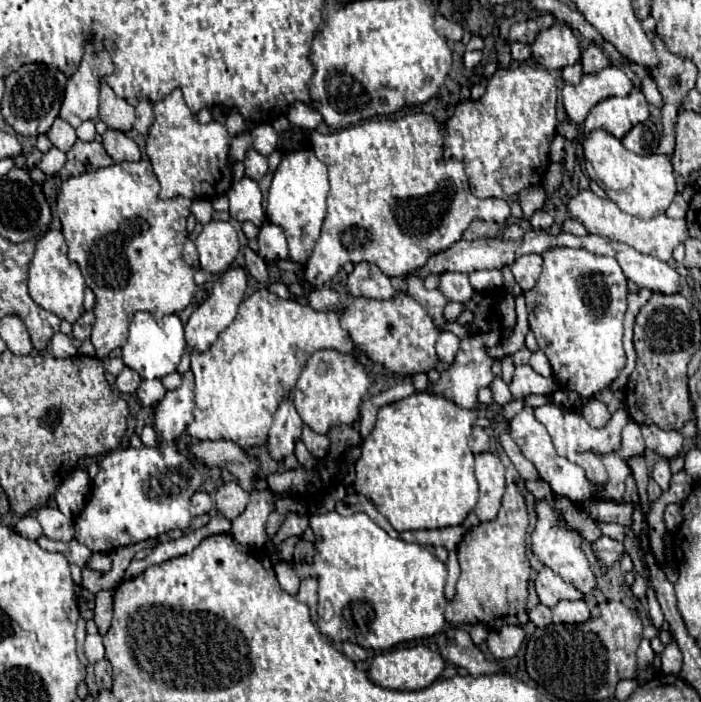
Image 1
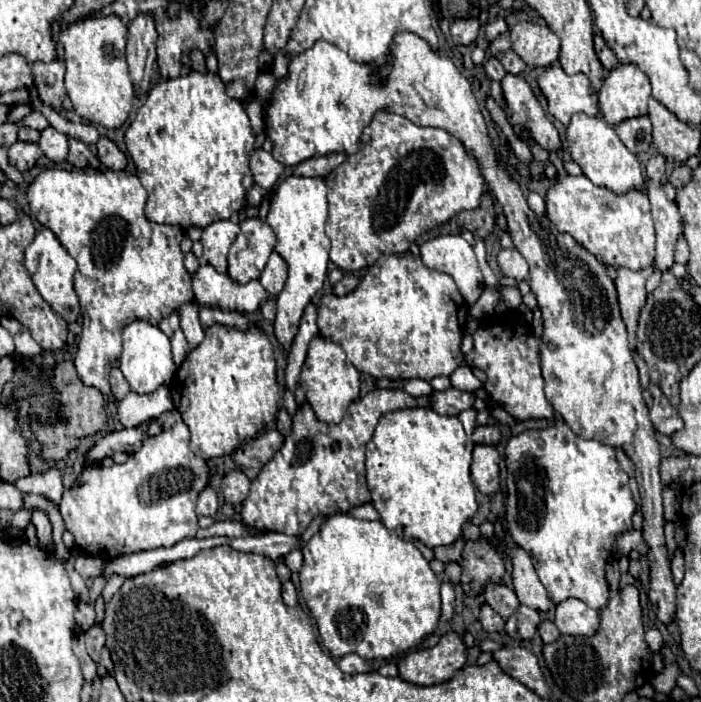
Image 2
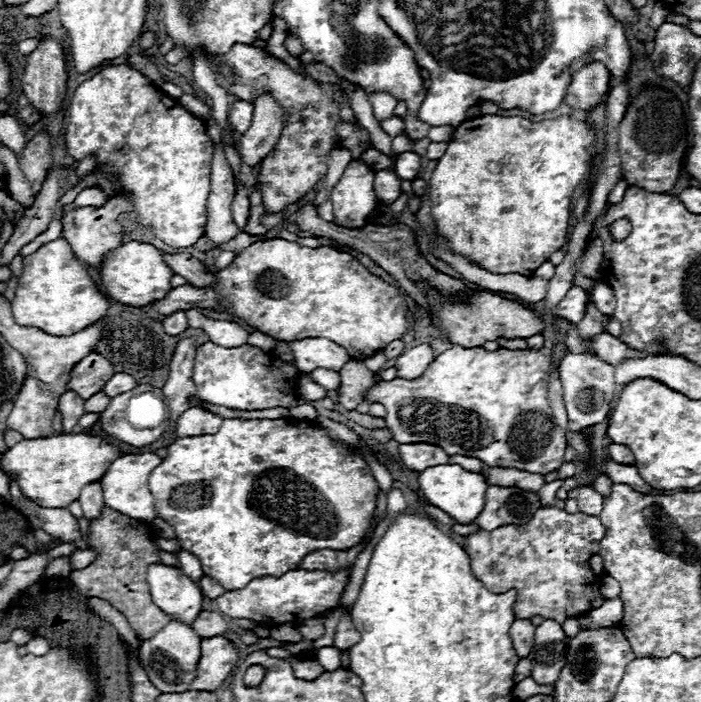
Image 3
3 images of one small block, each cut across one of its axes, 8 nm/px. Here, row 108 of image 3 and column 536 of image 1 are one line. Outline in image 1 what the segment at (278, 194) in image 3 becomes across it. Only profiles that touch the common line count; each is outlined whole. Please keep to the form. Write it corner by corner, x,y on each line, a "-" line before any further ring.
552,248
542,254
544,266
536,286
526,292
526,308
530,330
534,332
540,350
552,364
552,372
562,390
574,390
580,396
594,396
622,372
626,364
622,348
622,320
626,314
628,286
620,264
614,258
592,254
584,248

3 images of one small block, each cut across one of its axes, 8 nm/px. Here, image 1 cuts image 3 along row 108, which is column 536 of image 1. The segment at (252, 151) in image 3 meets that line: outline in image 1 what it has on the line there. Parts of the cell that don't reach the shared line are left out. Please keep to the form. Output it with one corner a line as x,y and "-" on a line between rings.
526,254
526,256
520,256
514,266
512,266
512,274
516,278
516,282
520,284
520,288
524,292
532,290
538,276
540,276
540,270
542,270
542,256
540,254

